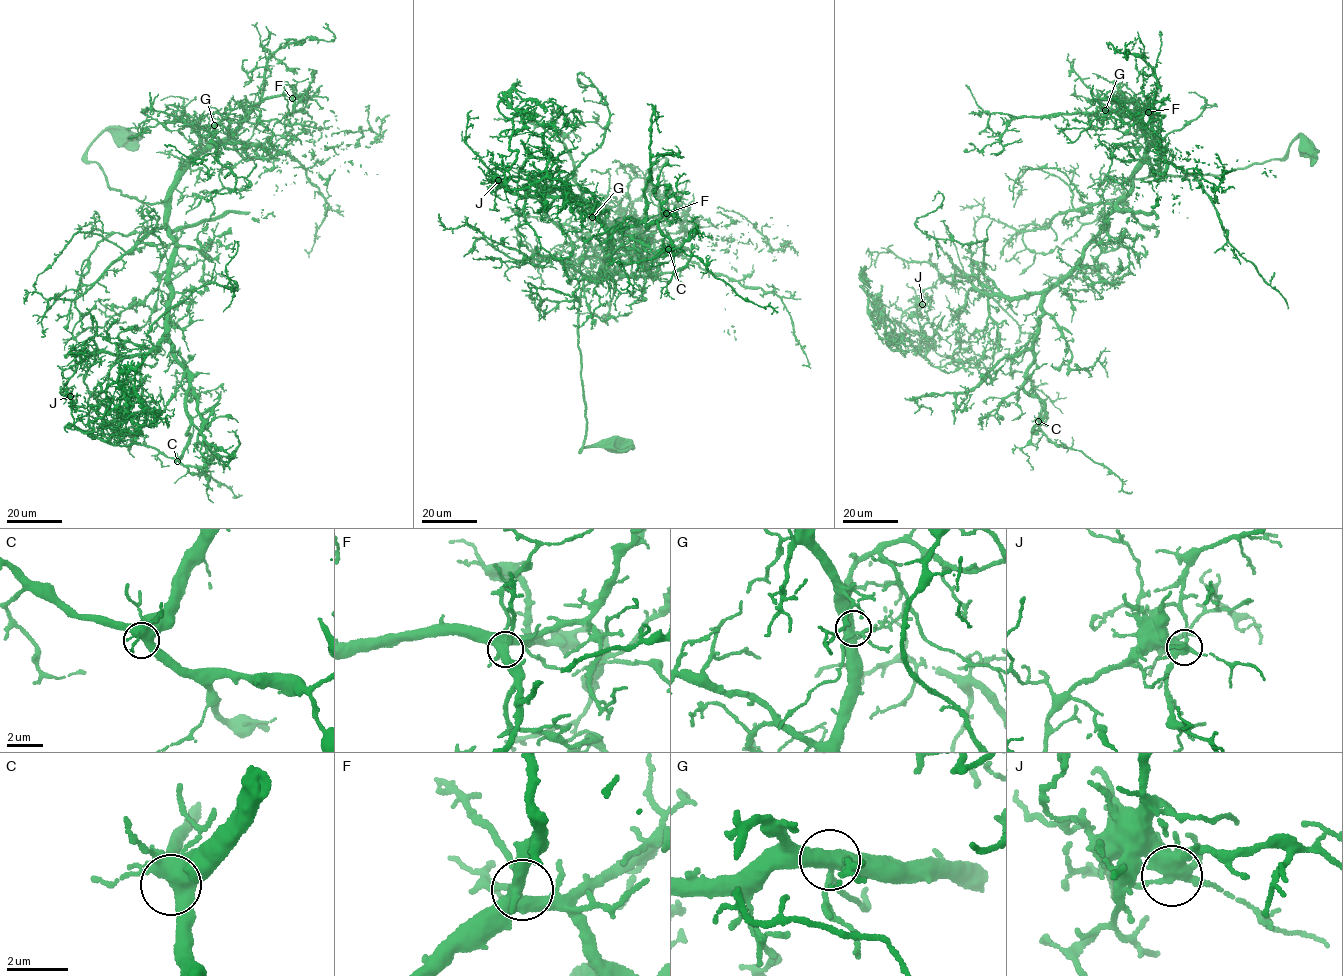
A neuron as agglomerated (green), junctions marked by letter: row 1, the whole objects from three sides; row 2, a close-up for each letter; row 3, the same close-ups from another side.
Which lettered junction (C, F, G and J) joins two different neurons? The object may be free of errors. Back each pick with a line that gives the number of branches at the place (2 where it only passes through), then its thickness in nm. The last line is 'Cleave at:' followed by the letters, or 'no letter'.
J: 6 | 440 nm
Cleave at: J

